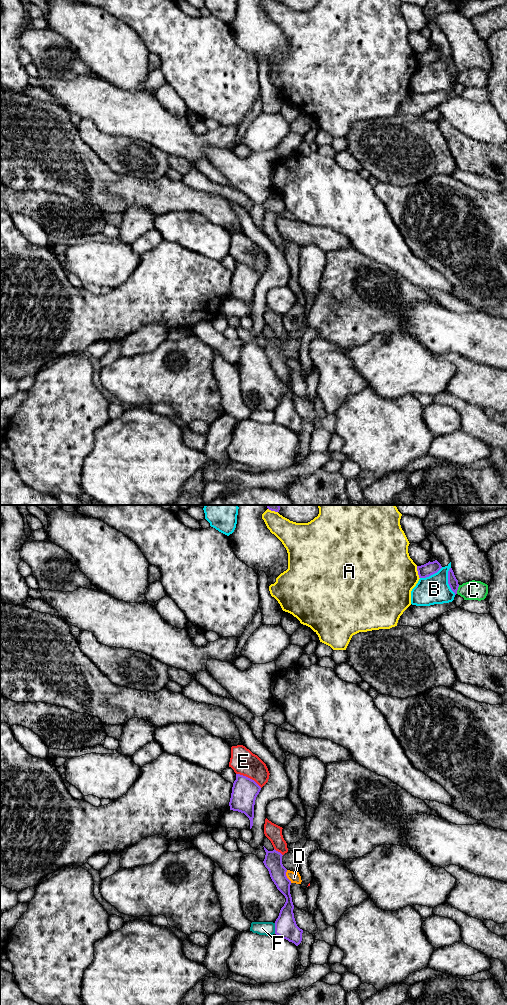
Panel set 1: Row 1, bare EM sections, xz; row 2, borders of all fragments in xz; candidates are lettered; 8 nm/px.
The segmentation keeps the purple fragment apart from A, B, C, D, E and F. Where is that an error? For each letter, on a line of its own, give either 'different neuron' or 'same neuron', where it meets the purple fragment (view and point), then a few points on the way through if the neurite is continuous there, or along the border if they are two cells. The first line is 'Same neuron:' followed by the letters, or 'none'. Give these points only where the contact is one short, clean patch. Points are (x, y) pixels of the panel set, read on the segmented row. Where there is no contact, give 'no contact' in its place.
Same neuron: none
A: different neuron | xz (418, 572)
B: different neuron | xz (448, 581)
C: different neuron | xz (457, 589) | along xz (459, 585), (456, 593)
D: different neuron | xz (286, 876) | along xz (286, 870), (286, 876), (291, 882)
E: different neuron | xz (249, 778)
F: different neuron | xz (275, 928) | along xz (274, 923), (275, 933)

